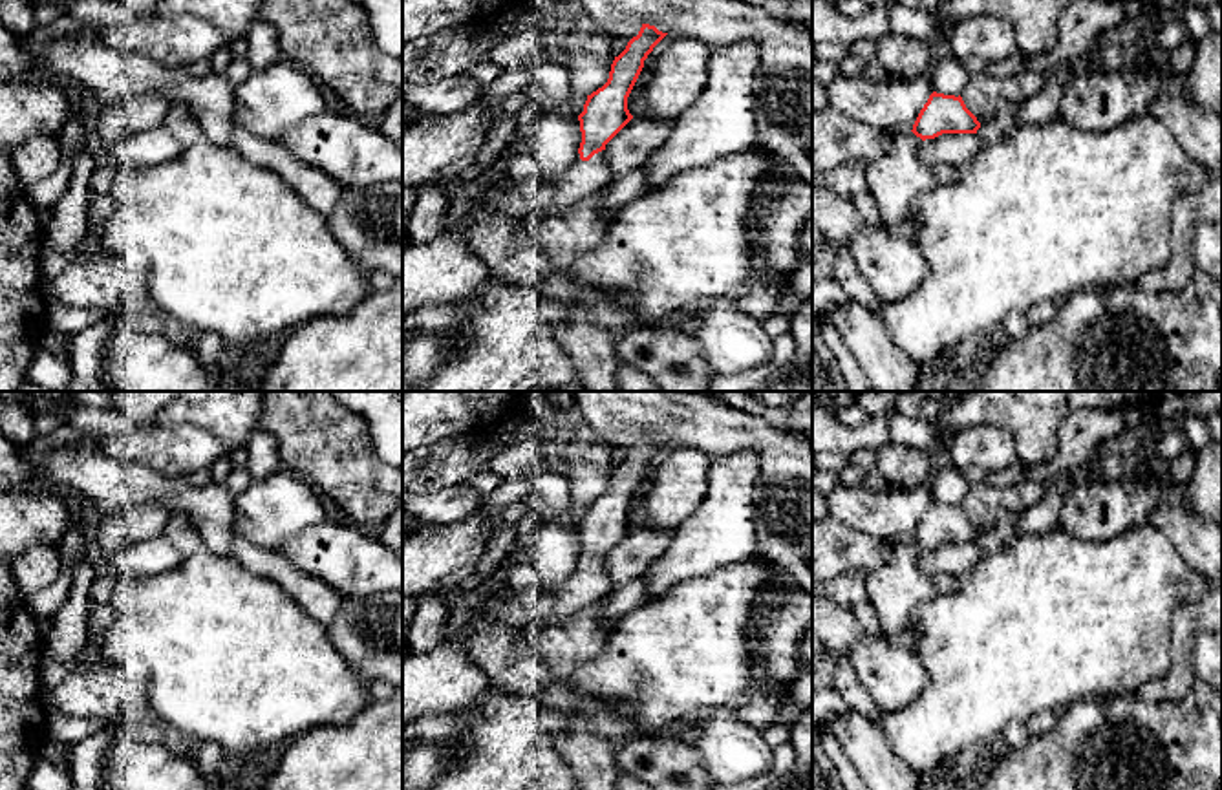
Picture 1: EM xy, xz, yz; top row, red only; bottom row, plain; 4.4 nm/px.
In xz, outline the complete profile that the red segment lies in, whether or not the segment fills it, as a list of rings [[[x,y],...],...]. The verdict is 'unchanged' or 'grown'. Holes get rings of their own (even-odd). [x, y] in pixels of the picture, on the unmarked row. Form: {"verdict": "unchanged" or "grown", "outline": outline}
{"verdict": "grown", "outline": [[[642,433],[626,459],[615,466],[607,492],[587,505],[578,525],[582,552],[578,563],[560,589],[551,616],[538,629],[563,625],[574,613],[604,600],[615,583],[606,567],[606,554],[633,528],[627,507],[644,477],[644,470],[668,443]]]}

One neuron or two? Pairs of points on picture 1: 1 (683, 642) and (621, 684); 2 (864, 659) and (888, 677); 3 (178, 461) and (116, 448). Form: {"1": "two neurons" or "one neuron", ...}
{"1": "one neuron", "2": "one neuron", "3": "one neuron"}

